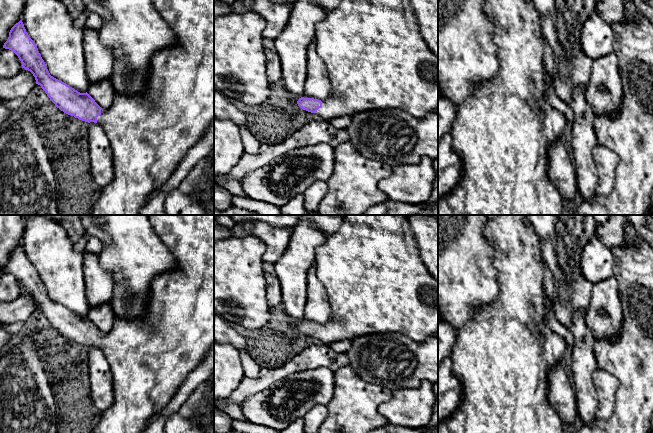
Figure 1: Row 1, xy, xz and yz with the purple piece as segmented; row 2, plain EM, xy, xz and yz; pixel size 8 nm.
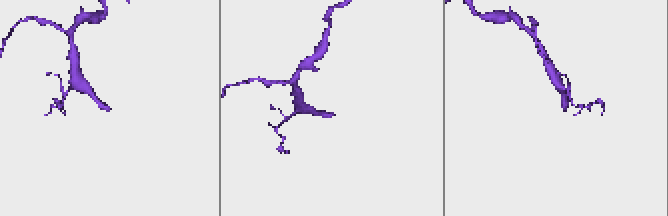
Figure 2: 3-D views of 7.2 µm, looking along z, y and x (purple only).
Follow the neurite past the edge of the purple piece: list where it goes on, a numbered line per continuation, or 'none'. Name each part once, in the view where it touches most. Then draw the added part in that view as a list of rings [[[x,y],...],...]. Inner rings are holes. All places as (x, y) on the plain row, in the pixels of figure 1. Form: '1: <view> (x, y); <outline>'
1: xy (150, 358); [[[148,215],[148,218],[173,254],[175,267],[153,279],[142,319],[132,321],[114,316],[112,329],[102,333],[97,341],[111,369],[114,399],[112,406],[101,413],[92,433],[142,433],[214,346],[214,215]]]

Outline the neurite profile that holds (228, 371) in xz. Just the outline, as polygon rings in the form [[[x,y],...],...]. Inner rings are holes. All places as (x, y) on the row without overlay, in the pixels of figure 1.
[[[214,342],[214,400],[228,398],[244,377],[239,350]]]

